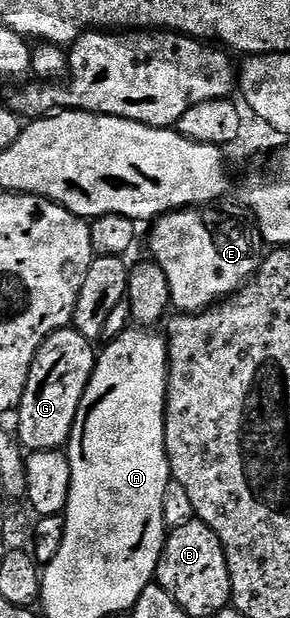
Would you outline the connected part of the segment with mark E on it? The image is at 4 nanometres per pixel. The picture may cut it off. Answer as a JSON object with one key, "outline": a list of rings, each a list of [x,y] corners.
{"outline":[[[197,207],[178,209],[156,218],[153,234],[149,237],[152,260],[167,275],[172,308],[178,314],[194,312],[193,281],[201,281],[201,309],[210,309],[218,301],[233,296],[259,271],[263,260],[261,230],[248,229],[241,221],[225,213],[209,213],[204,217]]]}

